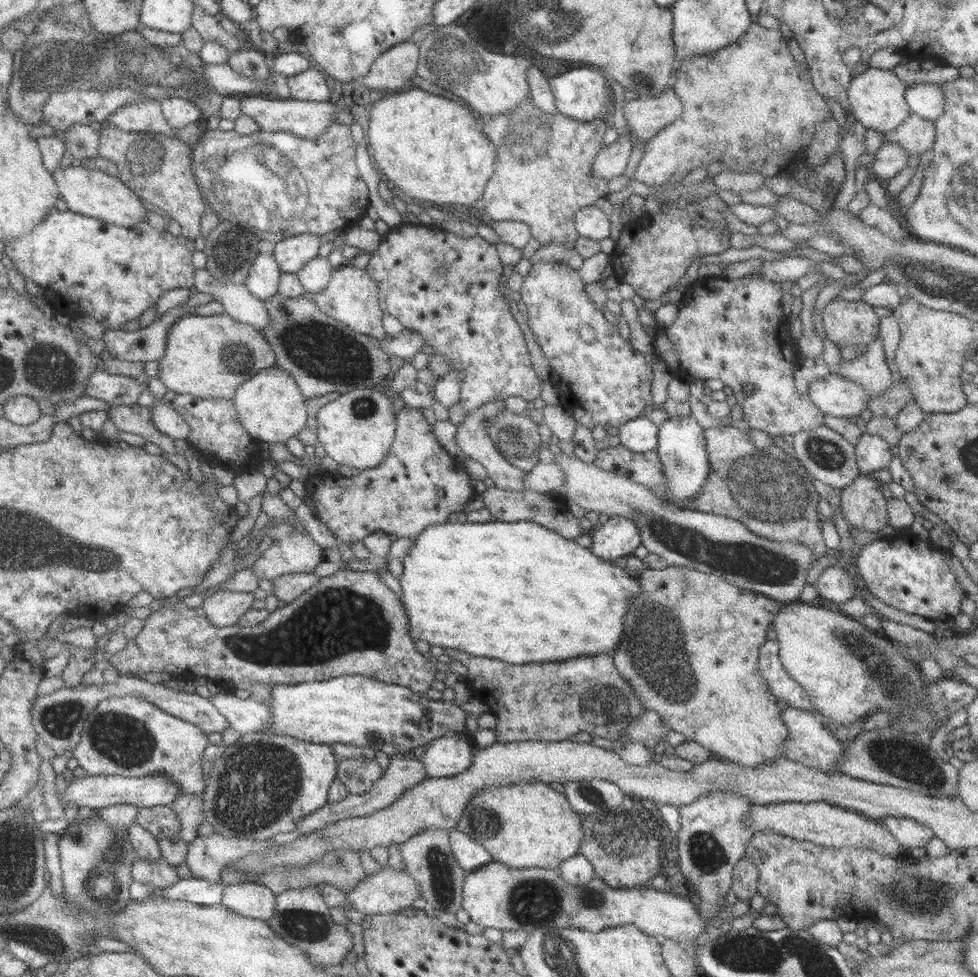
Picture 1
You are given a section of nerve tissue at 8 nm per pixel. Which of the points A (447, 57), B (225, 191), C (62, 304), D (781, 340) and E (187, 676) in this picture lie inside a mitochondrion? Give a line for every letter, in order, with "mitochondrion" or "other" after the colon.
A: mitochondrion
B: other
C: other
D: other
E: other

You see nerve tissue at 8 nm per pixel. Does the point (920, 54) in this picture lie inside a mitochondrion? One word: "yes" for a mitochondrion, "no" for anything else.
no

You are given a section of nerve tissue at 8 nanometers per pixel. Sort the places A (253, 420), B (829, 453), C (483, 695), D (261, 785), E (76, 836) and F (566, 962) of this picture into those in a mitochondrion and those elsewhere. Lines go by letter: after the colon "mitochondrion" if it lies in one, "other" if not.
A: other
B: mitochondrion
C: other
D: mitochondrion
E: other
F: mitochondrion

